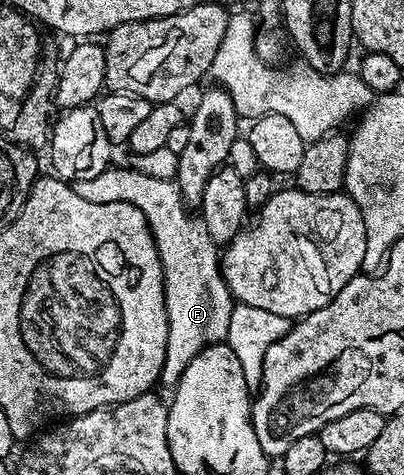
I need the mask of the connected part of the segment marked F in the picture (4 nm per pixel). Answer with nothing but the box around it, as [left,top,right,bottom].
[72,165,231,388]

